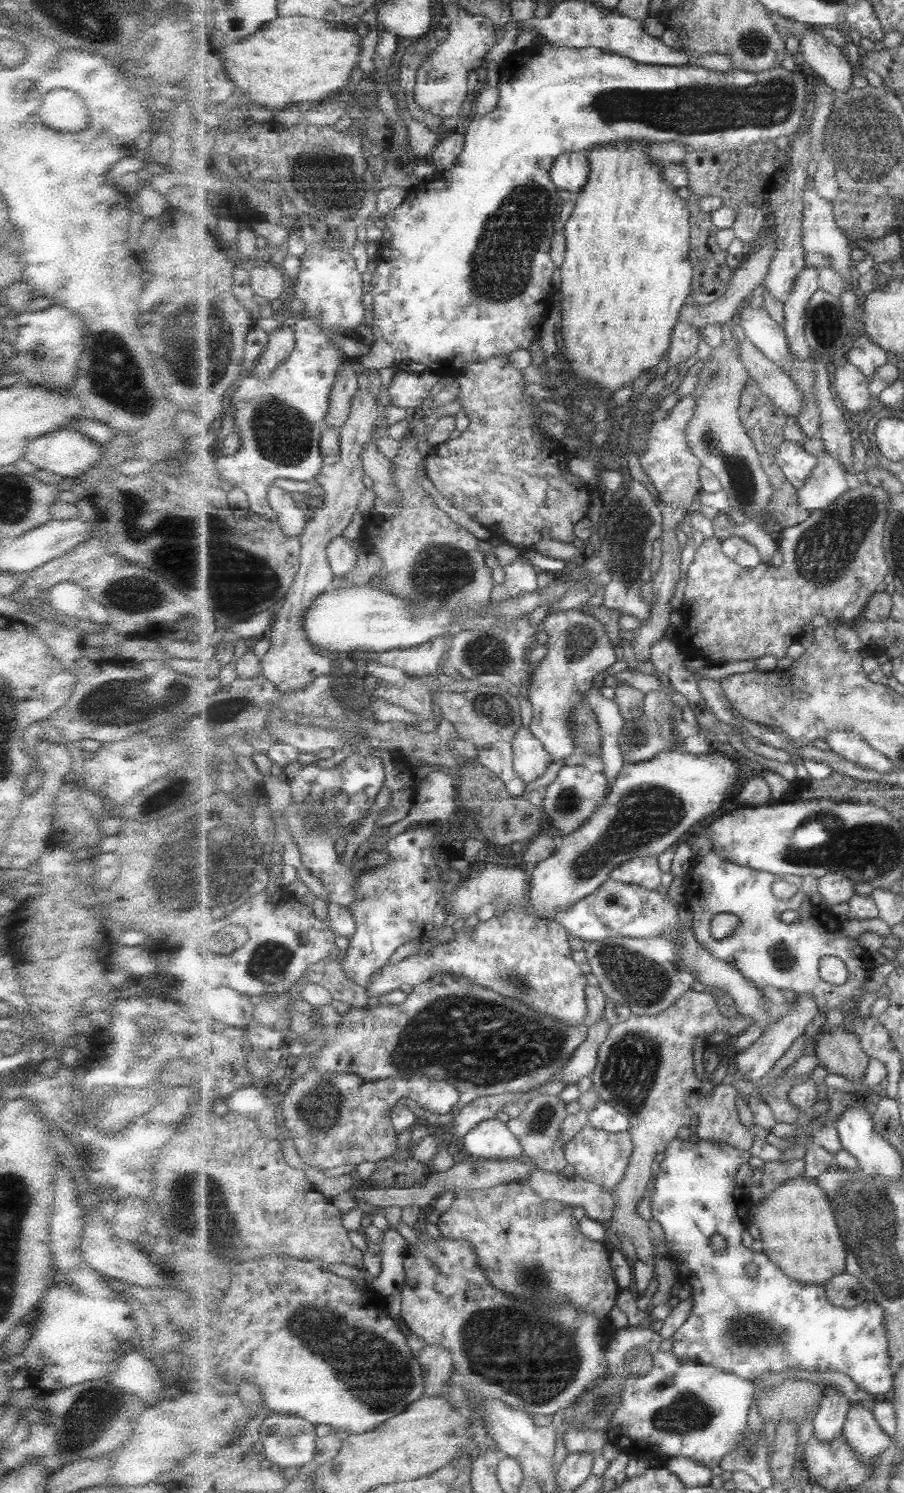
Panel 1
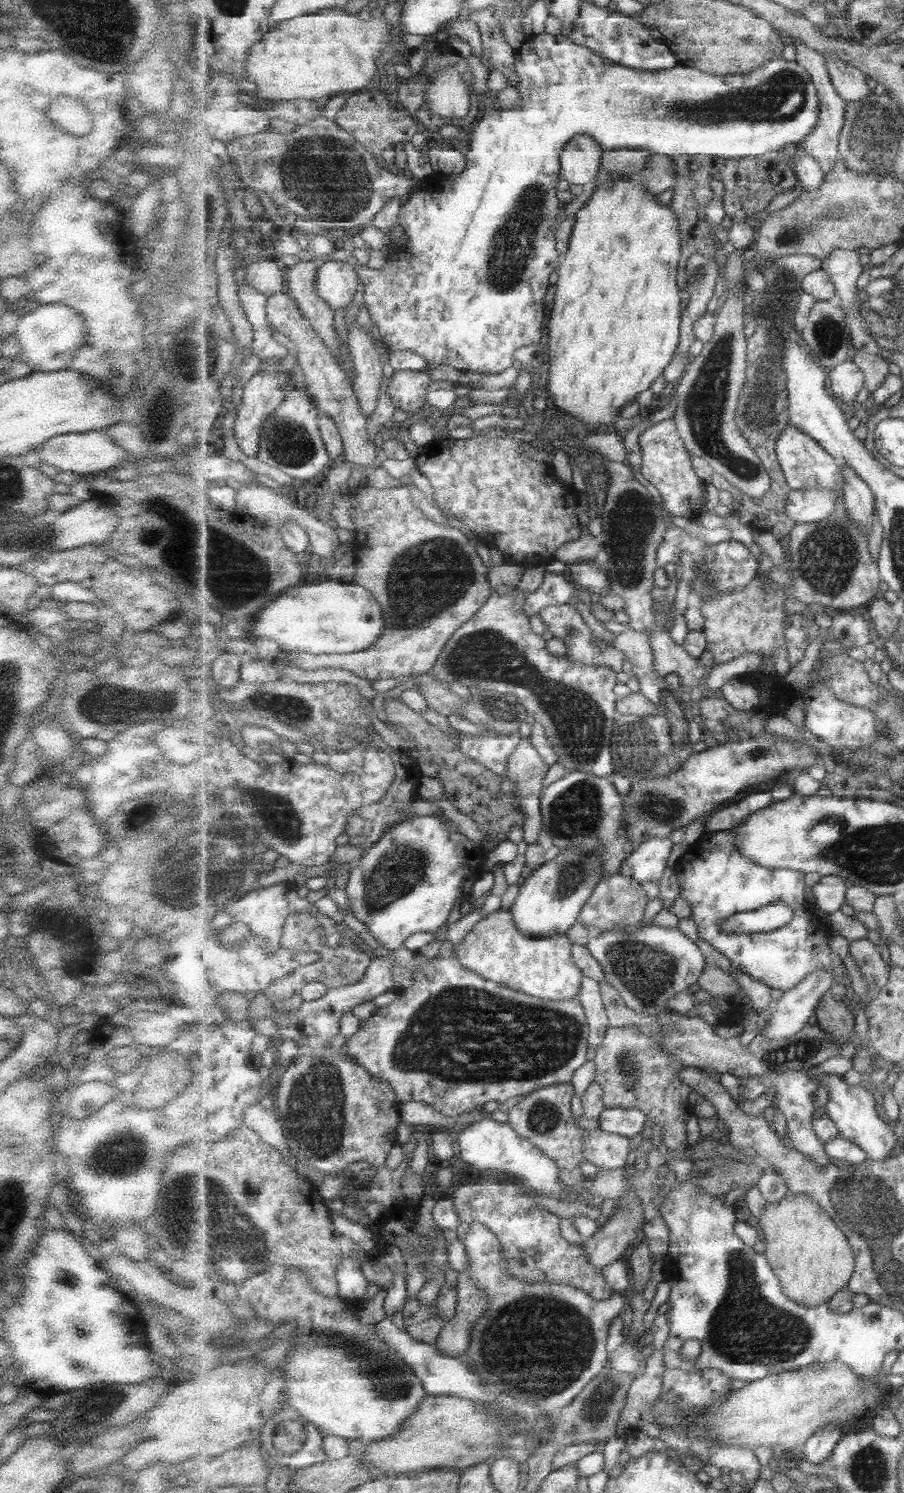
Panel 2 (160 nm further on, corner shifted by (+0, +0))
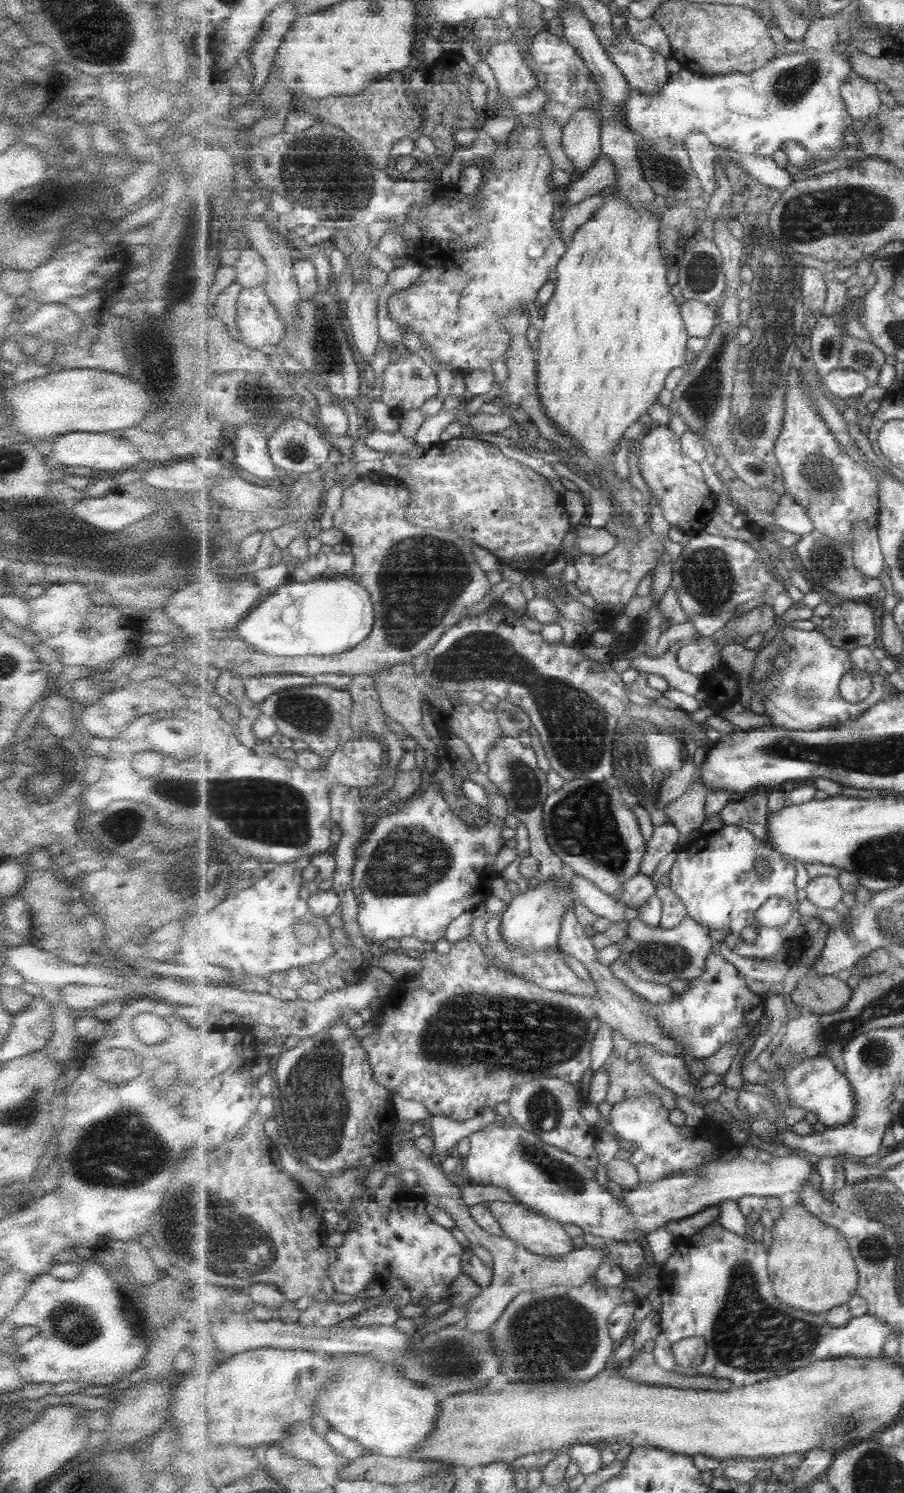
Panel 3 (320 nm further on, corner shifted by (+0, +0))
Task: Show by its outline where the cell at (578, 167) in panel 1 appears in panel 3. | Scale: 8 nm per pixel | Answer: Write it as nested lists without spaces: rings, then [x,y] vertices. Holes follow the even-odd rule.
[[[579,109],[564,126],[562,146],[573,166],[587,172],[602,156],[602,118],[593,109]]]

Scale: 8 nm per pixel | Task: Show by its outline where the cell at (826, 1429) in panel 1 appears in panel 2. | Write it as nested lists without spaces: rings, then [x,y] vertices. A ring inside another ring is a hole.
[[[836,1424],[823,1428],[811,1437],[802,1449],[805,1460],[817,1465],[823,1464],[834,1455],[835,1448],[842,1438],[842,1430]]]

